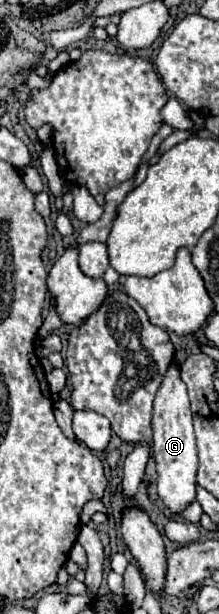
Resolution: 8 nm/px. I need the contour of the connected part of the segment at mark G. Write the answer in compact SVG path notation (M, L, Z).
M173 362L157 390L153 404L153 458L157 462L157 490L163 504L171 512L181 512L189 502L195 500L195 474L197 474L197 446L191 422L191 404L185 382L181 382L179 362Z

